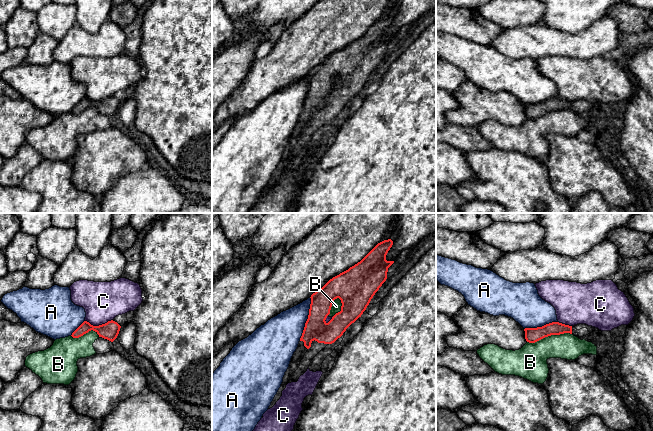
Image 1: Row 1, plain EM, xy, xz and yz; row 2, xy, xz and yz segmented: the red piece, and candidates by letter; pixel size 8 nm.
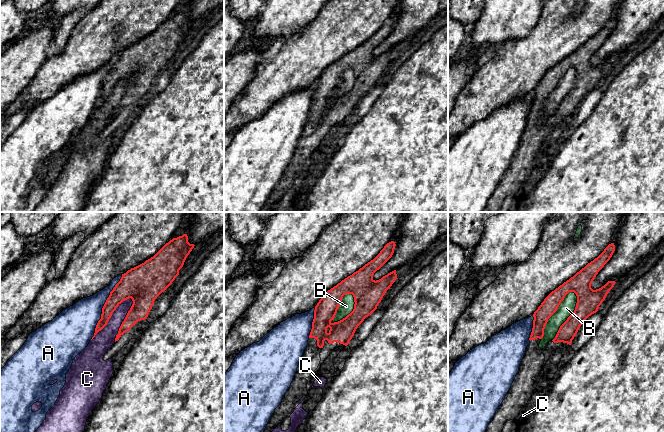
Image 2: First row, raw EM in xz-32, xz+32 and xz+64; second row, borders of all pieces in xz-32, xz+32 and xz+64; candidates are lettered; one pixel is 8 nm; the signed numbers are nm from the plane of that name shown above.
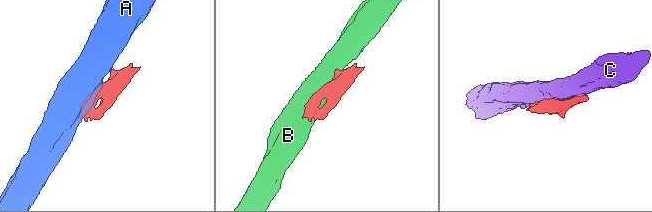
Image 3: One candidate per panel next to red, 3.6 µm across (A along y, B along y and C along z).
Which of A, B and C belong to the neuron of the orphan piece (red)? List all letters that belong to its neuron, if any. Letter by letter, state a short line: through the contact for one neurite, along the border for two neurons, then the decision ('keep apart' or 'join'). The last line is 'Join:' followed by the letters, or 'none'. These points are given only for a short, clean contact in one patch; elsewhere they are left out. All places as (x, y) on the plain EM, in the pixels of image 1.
A: keep apart
B: keep apart
C: keep apart
Join: none

